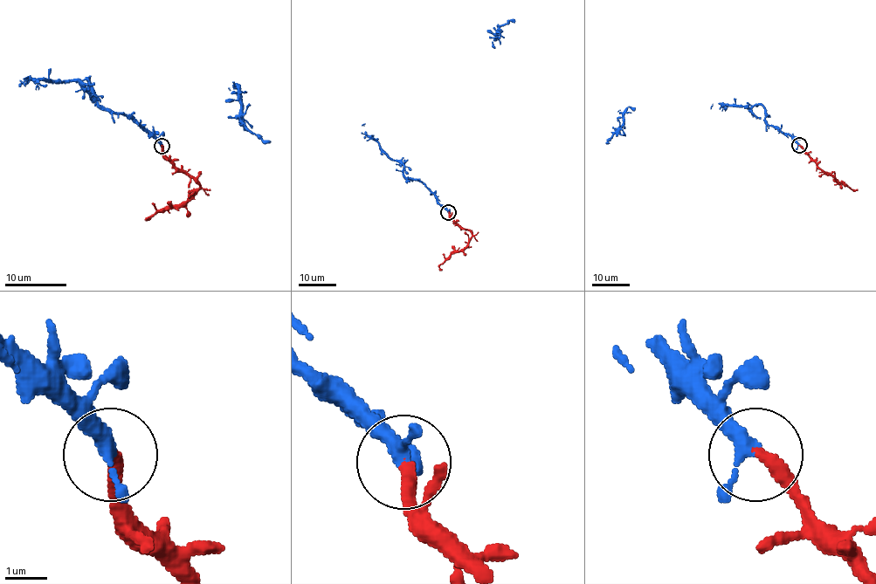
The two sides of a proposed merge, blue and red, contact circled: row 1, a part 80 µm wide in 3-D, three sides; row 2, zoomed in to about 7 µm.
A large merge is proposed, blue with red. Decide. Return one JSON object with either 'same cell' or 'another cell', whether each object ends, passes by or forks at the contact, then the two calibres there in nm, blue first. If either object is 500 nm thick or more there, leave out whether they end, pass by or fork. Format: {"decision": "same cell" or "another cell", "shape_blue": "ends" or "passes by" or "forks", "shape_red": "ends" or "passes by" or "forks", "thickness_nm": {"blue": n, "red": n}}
{"decision": "same cell", "shape_blue": "passes by", "shape_red": "ends", "thickness_nm": {"blue": 280, "red": 360}}

